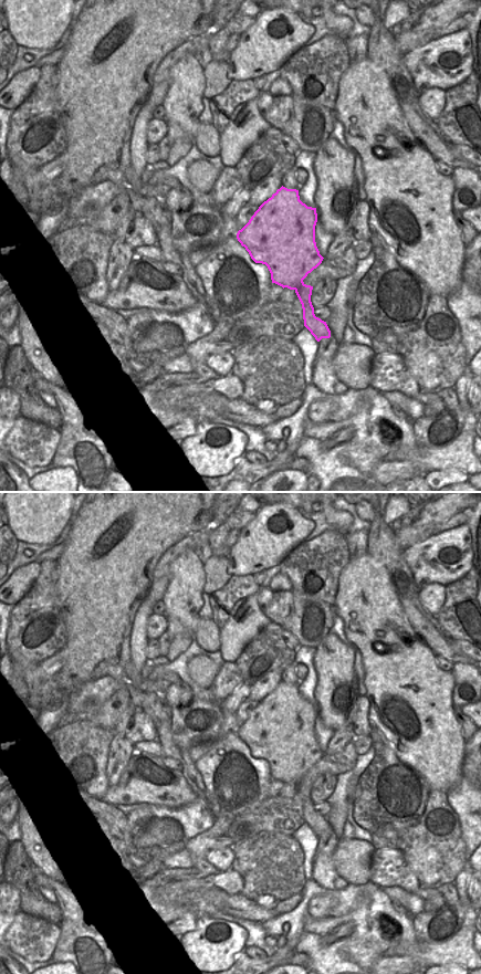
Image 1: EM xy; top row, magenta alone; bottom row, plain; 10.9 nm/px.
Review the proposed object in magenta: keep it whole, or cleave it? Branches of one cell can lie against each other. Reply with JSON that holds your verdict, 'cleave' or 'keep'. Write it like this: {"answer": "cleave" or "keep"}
{"answer": "keep"}

